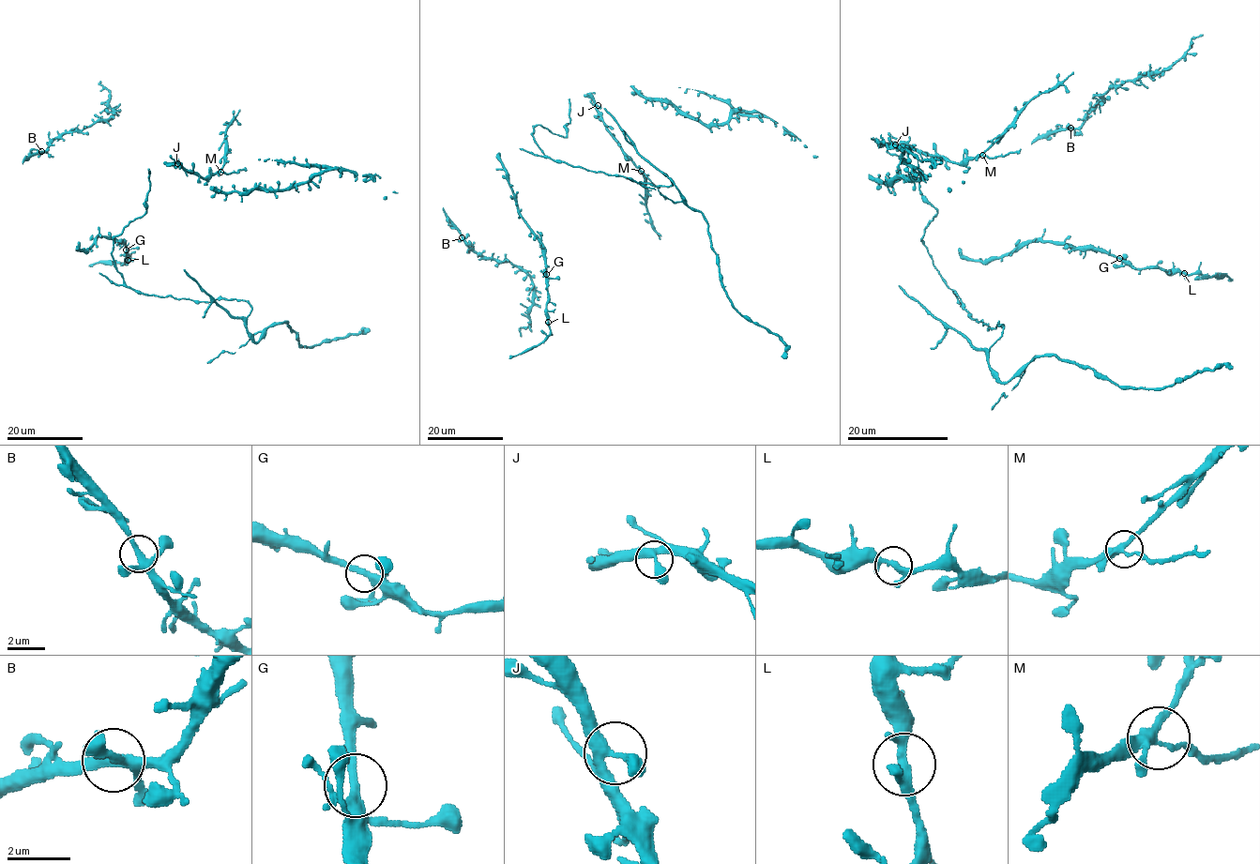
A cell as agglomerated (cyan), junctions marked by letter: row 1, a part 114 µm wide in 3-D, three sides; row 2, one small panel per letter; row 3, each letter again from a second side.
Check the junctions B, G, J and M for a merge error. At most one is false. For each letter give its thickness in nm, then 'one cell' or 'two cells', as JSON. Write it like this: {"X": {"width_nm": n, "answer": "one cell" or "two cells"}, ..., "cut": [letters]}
{"B": {"width_nm": 300, "answer": "one cell"}, "G": {"width_nm": 280, "answer": "one cell"}, "J": {"width_nm": 320, "answer": "one cell"}, "M": {"width_nm": 260, "answer": "one cell"}, "cut": []}

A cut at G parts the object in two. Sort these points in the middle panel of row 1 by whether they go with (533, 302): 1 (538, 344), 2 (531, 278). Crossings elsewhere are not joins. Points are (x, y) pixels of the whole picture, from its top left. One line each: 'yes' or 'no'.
1: no
2: yes

